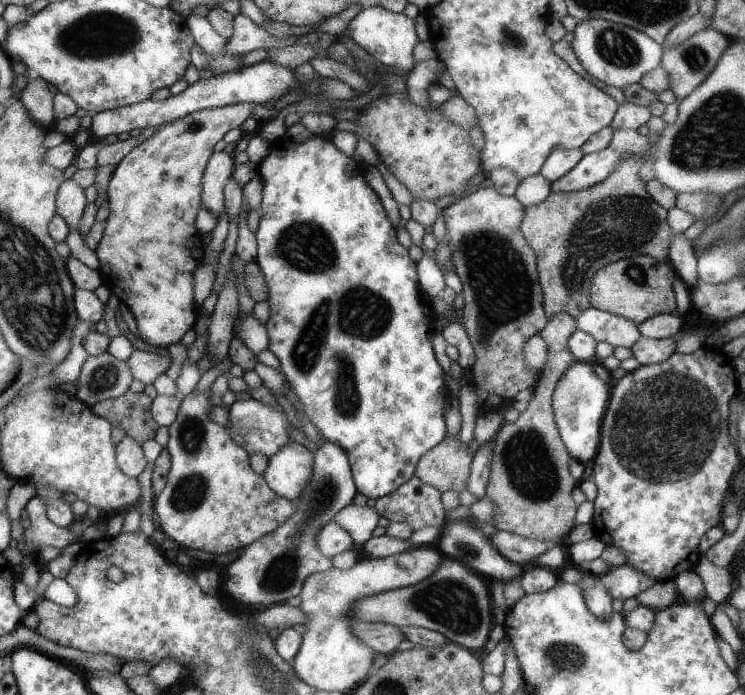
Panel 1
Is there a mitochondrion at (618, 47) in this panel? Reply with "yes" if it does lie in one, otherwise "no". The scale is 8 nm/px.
yes

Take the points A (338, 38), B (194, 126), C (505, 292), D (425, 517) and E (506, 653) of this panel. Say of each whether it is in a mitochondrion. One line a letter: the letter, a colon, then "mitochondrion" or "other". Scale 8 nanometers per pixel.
A: other
B: other
C: mitochondrion
D: other
E: other

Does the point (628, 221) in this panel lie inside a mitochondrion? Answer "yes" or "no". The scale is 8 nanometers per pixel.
yes

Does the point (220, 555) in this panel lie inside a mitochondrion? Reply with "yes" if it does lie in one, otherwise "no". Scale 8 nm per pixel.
no

